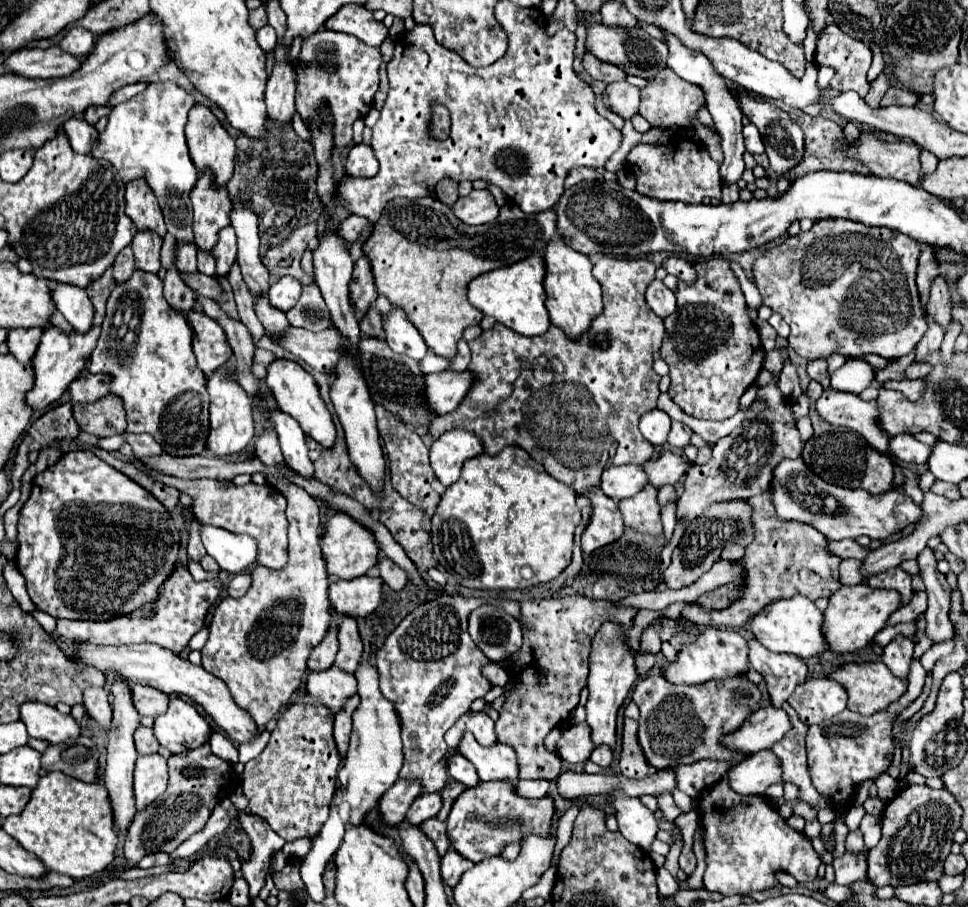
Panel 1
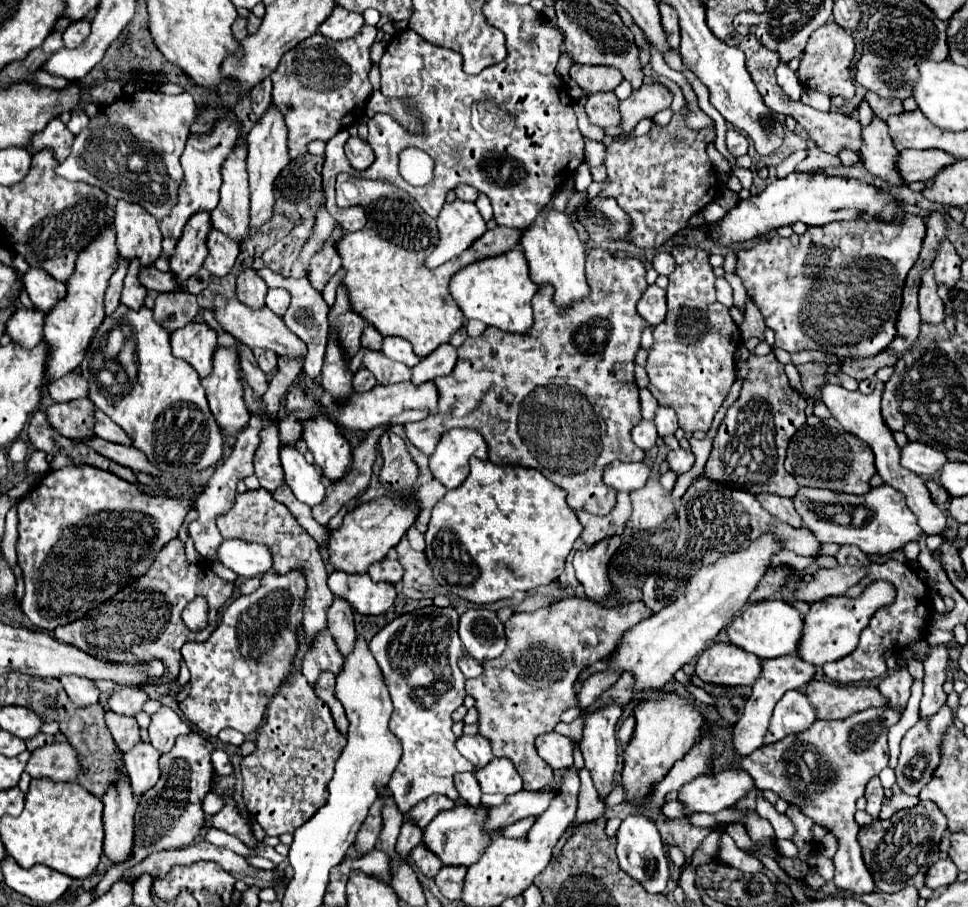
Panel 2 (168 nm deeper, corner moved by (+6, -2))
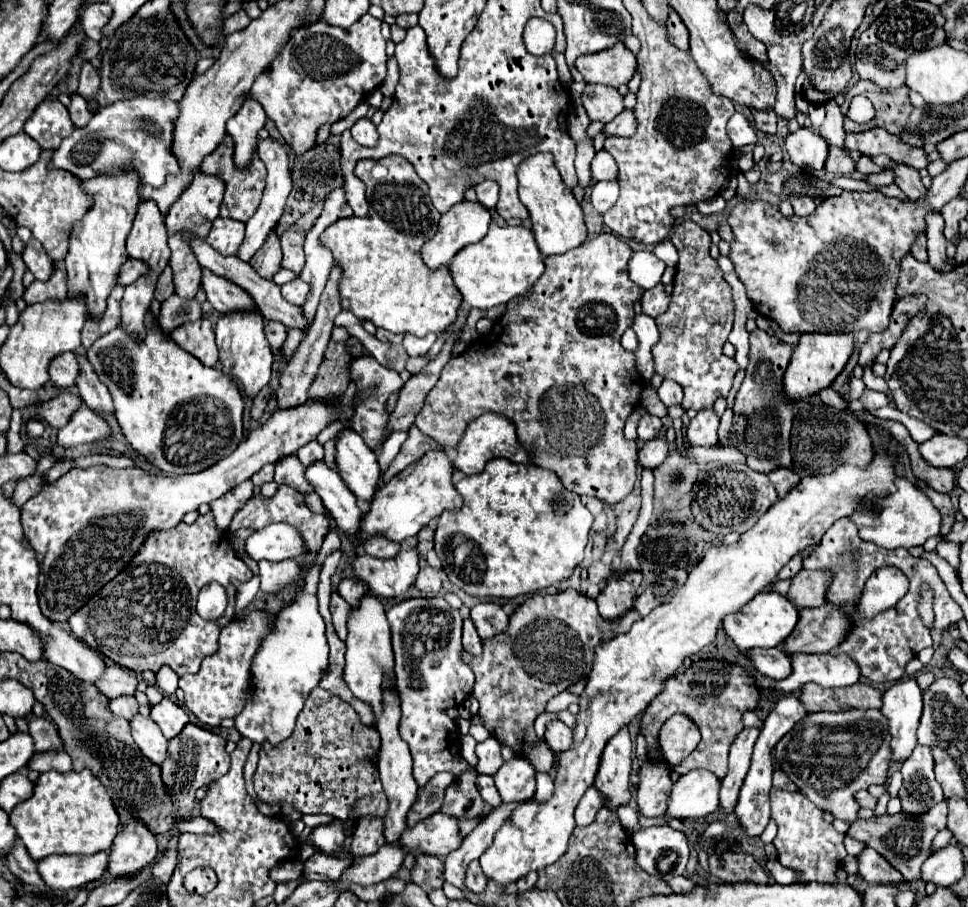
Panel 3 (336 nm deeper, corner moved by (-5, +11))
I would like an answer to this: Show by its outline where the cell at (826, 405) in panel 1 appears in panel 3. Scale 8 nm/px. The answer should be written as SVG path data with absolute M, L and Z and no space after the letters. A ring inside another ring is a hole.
M865 389L863 395L859 397L859 401L865 405L867 411L875 411L879 407L885 407L889 401L887 401L887 395L881 393L881 391L871 391L871 389Z

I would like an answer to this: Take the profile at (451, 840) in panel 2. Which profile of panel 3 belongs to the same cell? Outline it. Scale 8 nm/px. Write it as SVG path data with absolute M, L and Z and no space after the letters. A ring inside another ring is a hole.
M439 811L419 821L415 827L403 831L399 843L411 849L413 853L429 853L445 859L451 851L455 851L463 843L459 819Z

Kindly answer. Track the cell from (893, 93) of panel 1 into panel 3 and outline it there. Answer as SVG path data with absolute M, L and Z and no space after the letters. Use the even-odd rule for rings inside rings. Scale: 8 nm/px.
M857 81L853 87L847 89L845 93L845 103L841 105L843 115L847 115L847 107L855 95L865 95L873 107L875 107L875 117L867 123L855 123L845 117L845 129L851 133L867 131L873 127L883 127L889 133L899 135L913 111L913 105L909 101L909 89L899 87L899 89L881 89L871 81Z

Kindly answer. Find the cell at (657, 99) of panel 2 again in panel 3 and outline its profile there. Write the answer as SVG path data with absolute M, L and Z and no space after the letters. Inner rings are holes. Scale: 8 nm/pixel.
M625 109L623 113L619 113L619 117L615 117L611 123L605 125L605 133L611 135L621 135L621 137L631 137L635 133L637 125L635 125L635 113L633 109Z

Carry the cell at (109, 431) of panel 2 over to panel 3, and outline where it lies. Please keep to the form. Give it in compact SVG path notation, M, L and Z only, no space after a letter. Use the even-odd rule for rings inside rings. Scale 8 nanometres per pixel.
M77 355L79 363L81 363L81 375L77 379L77 389L79 395L83 397L83 403L89 405L89 409L97 411L97 413L105 413L105 415L113 415L113 401L109 395L109 389L105 389L105 385L99 381L99 377L95 375L93 367L89 365L85 355Z

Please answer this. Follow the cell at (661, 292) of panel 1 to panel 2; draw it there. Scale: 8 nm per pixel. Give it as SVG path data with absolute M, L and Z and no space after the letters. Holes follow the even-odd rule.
M656 284L648 286L646 292L642 294L642 298L638 300L638 314L650 324L656 326L664 320L666 316L666 298L664 298L664 290L658 288Z

